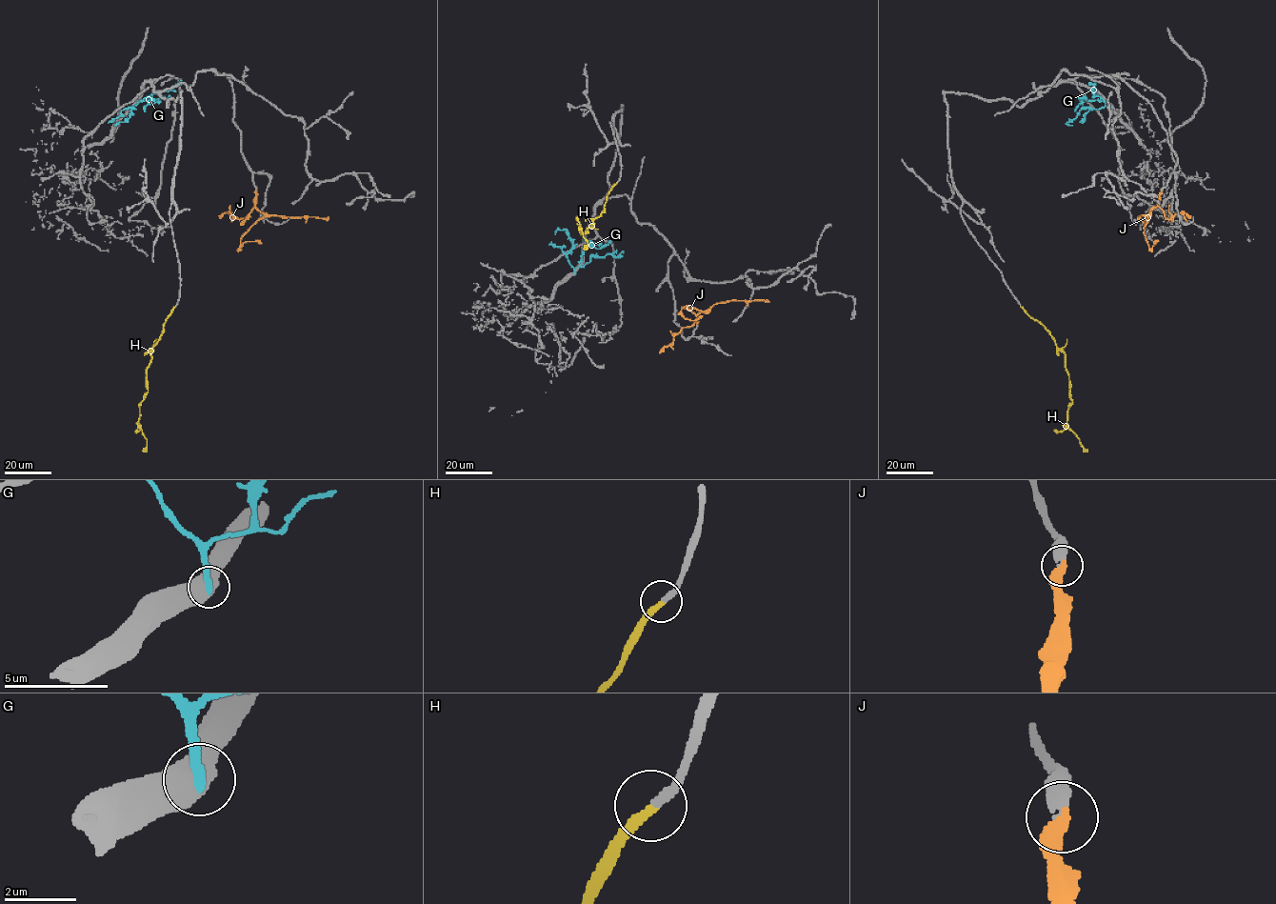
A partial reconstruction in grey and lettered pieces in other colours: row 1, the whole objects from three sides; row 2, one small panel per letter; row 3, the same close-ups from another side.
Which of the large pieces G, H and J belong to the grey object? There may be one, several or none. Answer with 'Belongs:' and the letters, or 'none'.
Belongs: H, J

